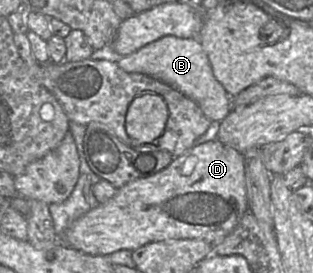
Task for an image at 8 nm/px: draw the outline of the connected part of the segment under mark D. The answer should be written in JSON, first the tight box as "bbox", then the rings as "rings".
{"bbox":[62,139,249,256],"rings":[[[218,139],[188,149],[154,175],[137,178],[118,188],[115,195],[78,218],[66,231],[62,243],[91,255],[107,256],[118,250],[136,250],[151,242],[201,239],[215,245],[229,235],[249,211],[245,158]]]}

